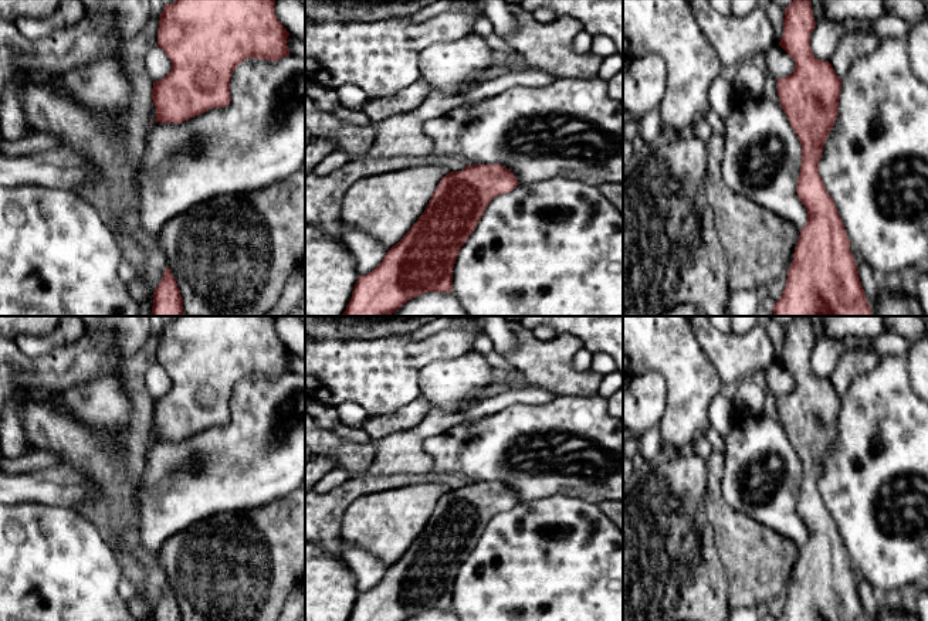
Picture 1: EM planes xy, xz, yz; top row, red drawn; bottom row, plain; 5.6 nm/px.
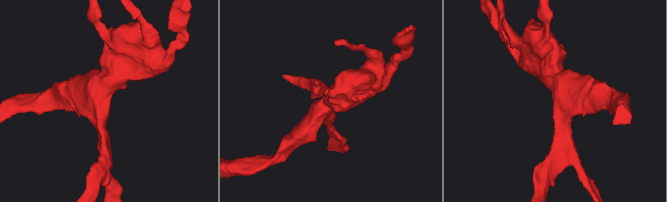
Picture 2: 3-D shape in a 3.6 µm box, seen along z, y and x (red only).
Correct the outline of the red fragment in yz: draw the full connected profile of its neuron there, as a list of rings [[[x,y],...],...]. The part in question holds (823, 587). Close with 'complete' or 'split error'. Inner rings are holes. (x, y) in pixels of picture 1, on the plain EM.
[[[795,316],[785,326],[783,352],[779,363],[793,376],[795,388],[778,396],[780,424],[802,462],[802,482],[797,495],[797,515],[807,529],[807,540],[800,546],[786,604],[776,621],[868,621],[857,583],[850,569],[850,557],[836,522],[819,492],[819,478],[824,459],[839,432],[841,397],[829,379],[813,373],[810,350],[816,339],[809,316]]] | complete

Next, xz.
[[[473,482],[460,489],[450,489],[437,502],[424,530],[403,553],[403,556],[387,567],[382,580],[369,591],[359,593],[349,621],[406,621],[426,610],[451,610],[453,586],[461,564],[475,547],[491,518],[499,512],[509,510],[518,503],[514,491],[502,482]]] | complete

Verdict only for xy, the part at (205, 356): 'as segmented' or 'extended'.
as segmented

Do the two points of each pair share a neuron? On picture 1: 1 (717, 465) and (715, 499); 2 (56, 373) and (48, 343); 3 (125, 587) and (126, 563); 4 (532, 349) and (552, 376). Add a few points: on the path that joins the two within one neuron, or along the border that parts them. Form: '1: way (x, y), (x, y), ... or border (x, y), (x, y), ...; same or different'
1: way (714, 474), (714, 491); same
2: border (83, 338), (34, 357), (26, 356), (19, 349); different
3: border (122, 576), (132, 586), (135, 600); different
4: way (537, 356), (549, 369); same

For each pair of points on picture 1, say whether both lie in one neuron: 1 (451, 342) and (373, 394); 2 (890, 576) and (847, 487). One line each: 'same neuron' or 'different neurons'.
1: same neuron
2: same neuron

